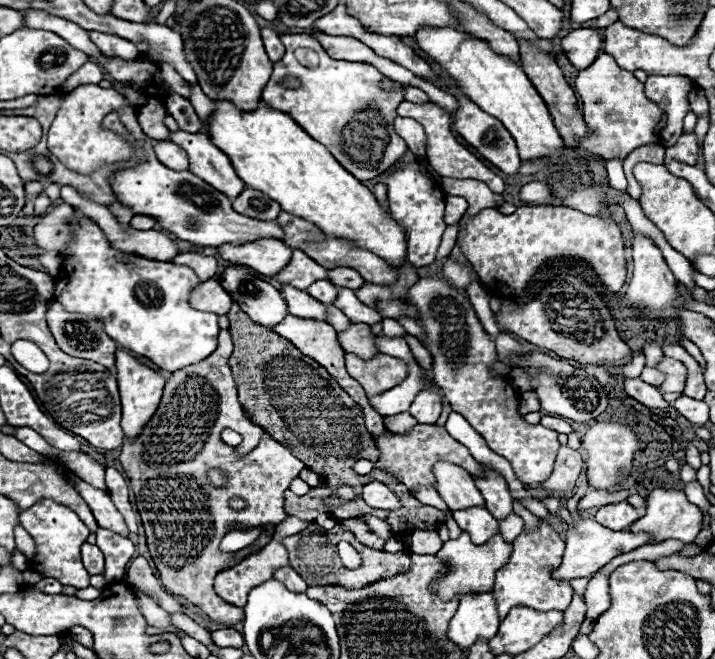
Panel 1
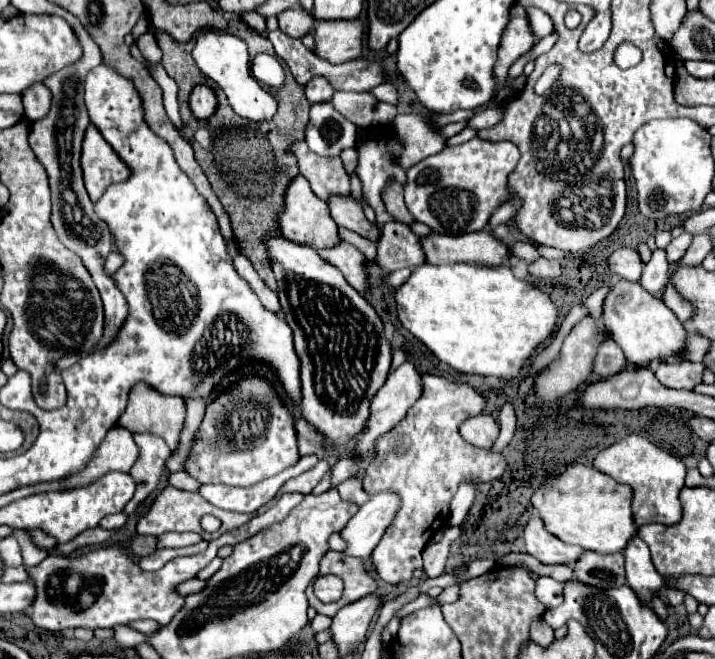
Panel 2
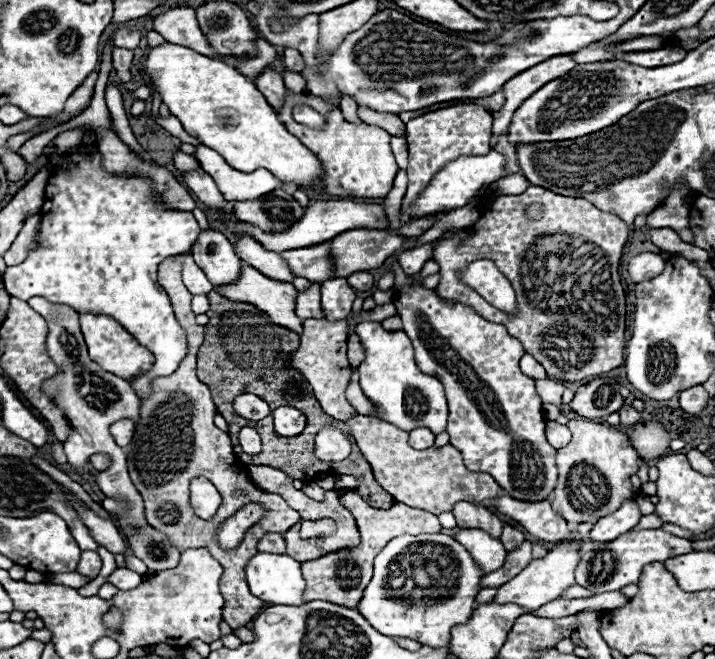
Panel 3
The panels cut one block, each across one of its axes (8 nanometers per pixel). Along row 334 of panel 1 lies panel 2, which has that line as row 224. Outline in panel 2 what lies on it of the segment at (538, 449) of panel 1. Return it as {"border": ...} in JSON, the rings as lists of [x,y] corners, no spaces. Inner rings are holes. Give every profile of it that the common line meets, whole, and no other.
{"border":[[[472,138],[458,146],[446,146],[442,152],[424,158],[408,168],[404,198],[410,214],[440,234],[468,234],[482,230],[492,212],[510,198],[508,176],[516,168],[520,152],[512,142],[490,142]]]}

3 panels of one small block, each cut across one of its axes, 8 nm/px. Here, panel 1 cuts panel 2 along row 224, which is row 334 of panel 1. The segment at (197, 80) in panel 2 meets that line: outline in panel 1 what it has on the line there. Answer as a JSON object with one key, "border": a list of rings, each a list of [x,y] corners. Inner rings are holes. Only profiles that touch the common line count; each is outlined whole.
{"border":[[[232,304],[228,312],[228,320],[230,320],[232,340],[234,340],[230,368],[238,384],[238,398],[242,408],[250,412],[252,422],[256,426],[264,428],[274,440],[280,440],[280,444],[290,448],[290,452],[296,458],[300,458],[312,472],[320,476],[320,486],[311,488],[304,496],[296,496],[289,489],[284,492],[284,510],[288,514],[314,522],[318,514],[326,512],[322,500],[324,496],[332,493],[333,488],[330,486],[350,484],[354,488],[364,488],[366,484],[378,480],[386,484],[400,498],[402,506],[398,510],[370,508],[362,500],[360,490],[356,490],[358,500],[344,504],[342,508],[336,508],[334,518],[338,520],[358,518],[370,512],[386,520],[394,528],[394,534],[400,534],[400,540],[406,540],[406,536],[416,530],[438,530],[446,522],[446,512],[418,502],[408,492],[408,488],[388,472],[374,468],[370,474],[360,476],[352,468],[348,468],[348,464],[344,464],[340,456],[352,456],[350,466],[354,466],[360,458],[378,462],[378,448],[374,444],[374,436],[364,426],[362,408],[358,408],[358,404],[350,400],[350,396],[338,386],[338,382],[320,364],[316,364],[308,356],[302,356],[298,348],[294,348],[288,340],[282,340],[282,336],[278,336],[276,332],[268,332],[266,328],[254,324],[240,310],[238,304]]]}

